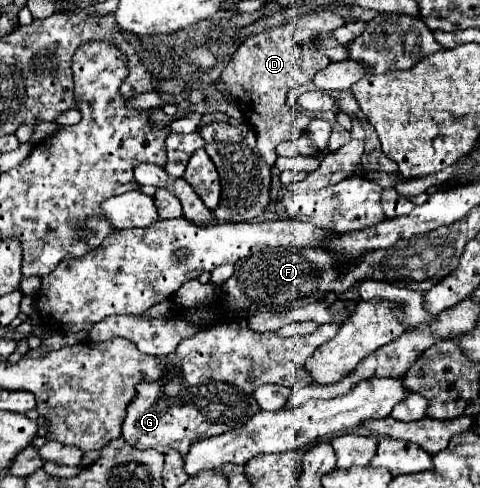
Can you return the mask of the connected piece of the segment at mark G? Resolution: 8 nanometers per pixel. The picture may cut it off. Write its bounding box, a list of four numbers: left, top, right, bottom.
[123,318,339,454]

